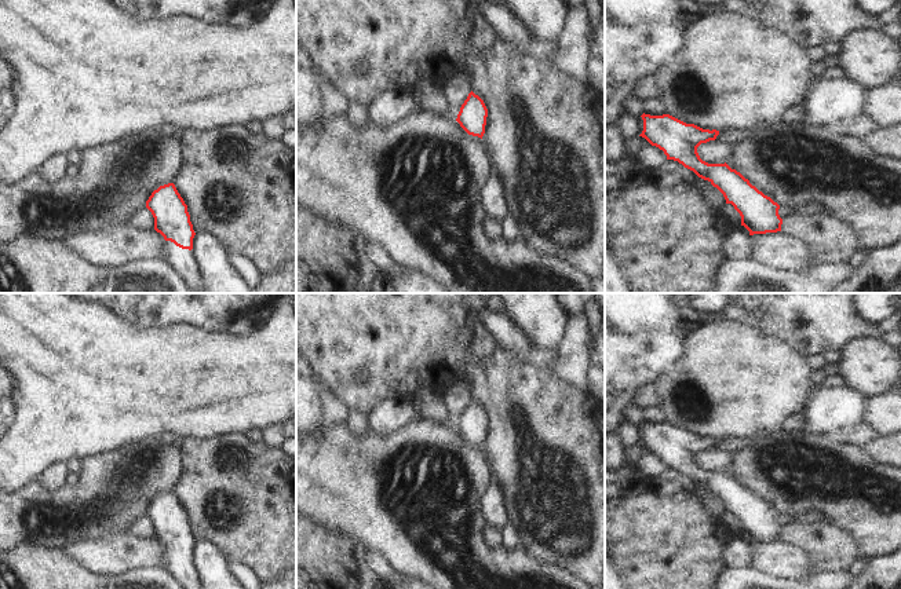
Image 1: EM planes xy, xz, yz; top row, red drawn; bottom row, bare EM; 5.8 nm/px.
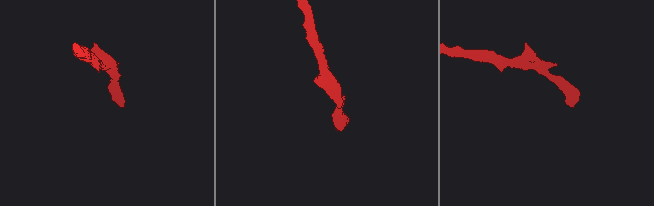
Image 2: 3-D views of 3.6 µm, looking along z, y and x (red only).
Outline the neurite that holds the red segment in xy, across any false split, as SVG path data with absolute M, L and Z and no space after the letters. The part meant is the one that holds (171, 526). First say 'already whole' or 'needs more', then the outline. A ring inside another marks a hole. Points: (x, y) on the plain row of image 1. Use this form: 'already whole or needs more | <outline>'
needs more | M174 491L160 494L146 509L146 516L154 526L154 538L164 548L164 568L172 574L185 589L198 589L198 574L193 563L196 544L187 513Z

